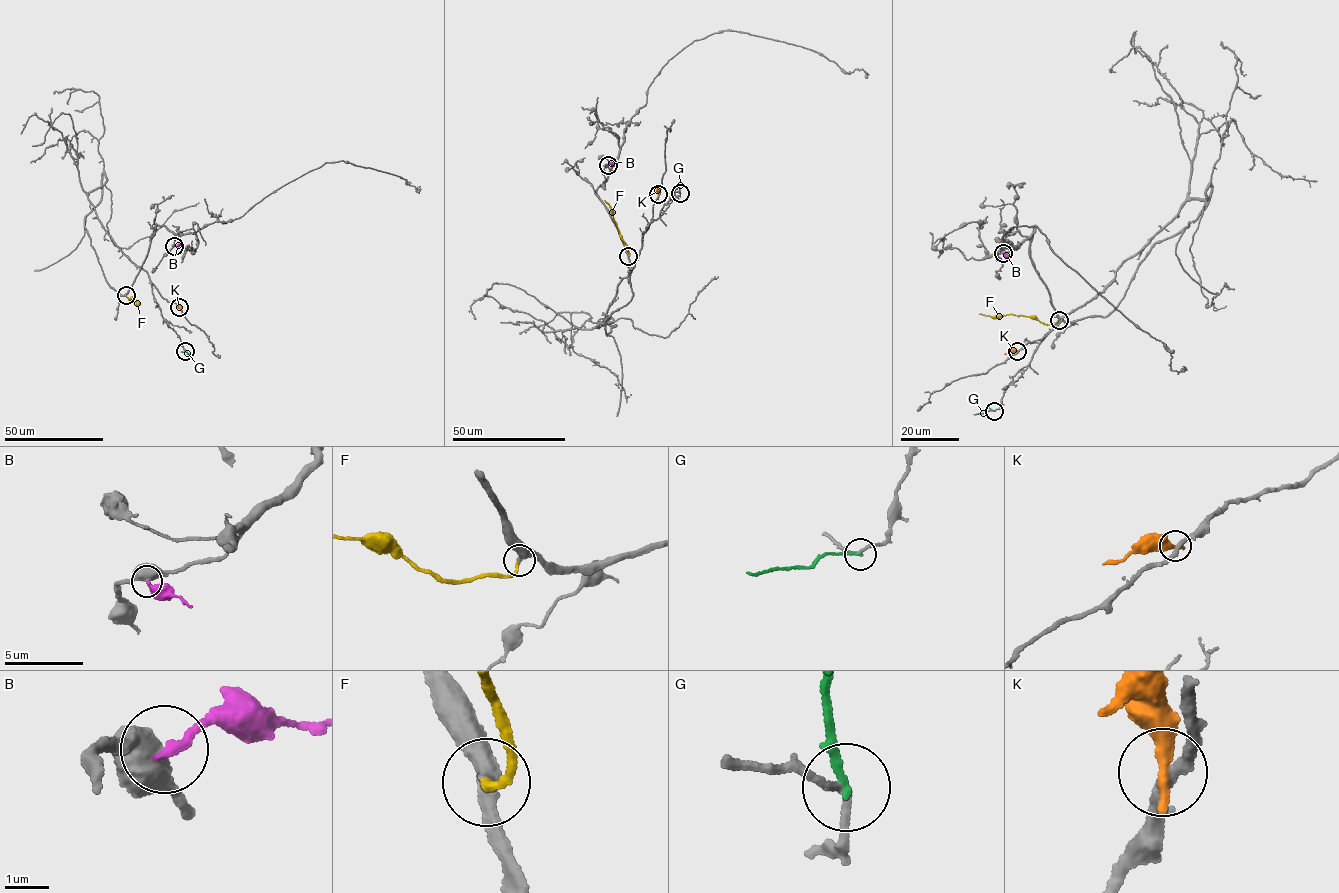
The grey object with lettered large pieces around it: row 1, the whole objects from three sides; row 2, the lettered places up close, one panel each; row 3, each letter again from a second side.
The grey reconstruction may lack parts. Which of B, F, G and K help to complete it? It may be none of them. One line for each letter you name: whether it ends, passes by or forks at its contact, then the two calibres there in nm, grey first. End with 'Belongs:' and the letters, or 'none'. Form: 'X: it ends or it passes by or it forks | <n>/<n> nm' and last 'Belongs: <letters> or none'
F: it ends | 280/180 nm
Belongs: F

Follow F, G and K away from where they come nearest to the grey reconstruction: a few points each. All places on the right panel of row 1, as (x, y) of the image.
F: (1059, 320), (1045, 324), (1028, 316), (993, 317), (979, 313)
G: (994, 410), (974, 414)
K: (1017, 351), (1004, 354)

